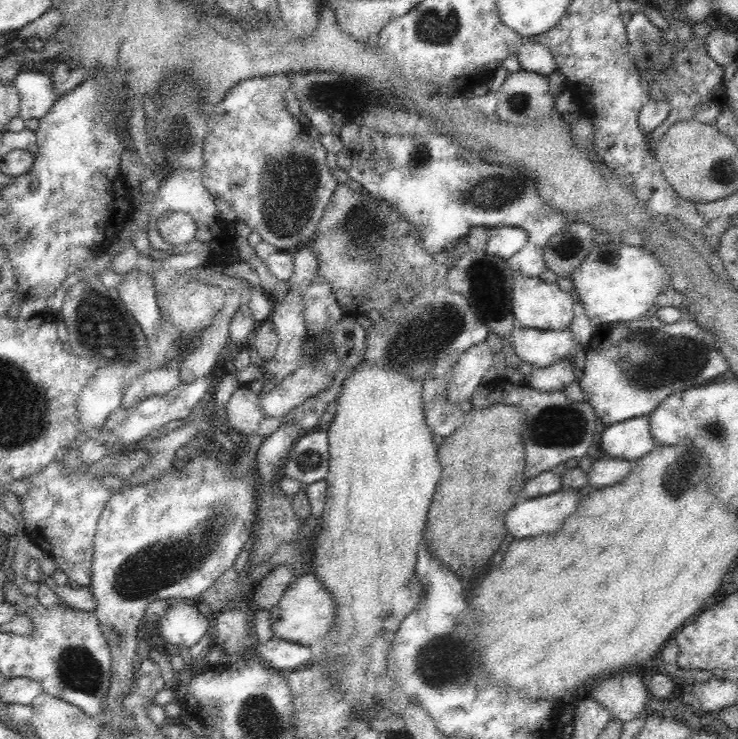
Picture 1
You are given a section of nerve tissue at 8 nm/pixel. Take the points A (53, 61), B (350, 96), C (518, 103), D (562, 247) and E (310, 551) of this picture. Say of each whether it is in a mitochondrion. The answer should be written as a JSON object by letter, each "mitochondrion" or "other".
{"A":"other","B":"other","C":"mitochondrion","D":"mitochondrion","E":"other"}

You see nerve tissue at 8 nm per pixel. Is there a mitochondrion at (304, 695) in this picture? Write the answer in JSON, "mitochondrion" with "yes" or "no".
{"mitochondrion":"no"}

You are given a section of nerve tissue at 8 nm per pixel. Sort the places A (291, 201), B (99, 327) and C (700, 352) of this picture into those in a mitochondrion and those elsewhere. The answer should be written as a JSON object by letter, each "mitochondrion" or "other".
{"A":"mitochondrion","B":"mitochondrion","C":"mitochondrion"}

